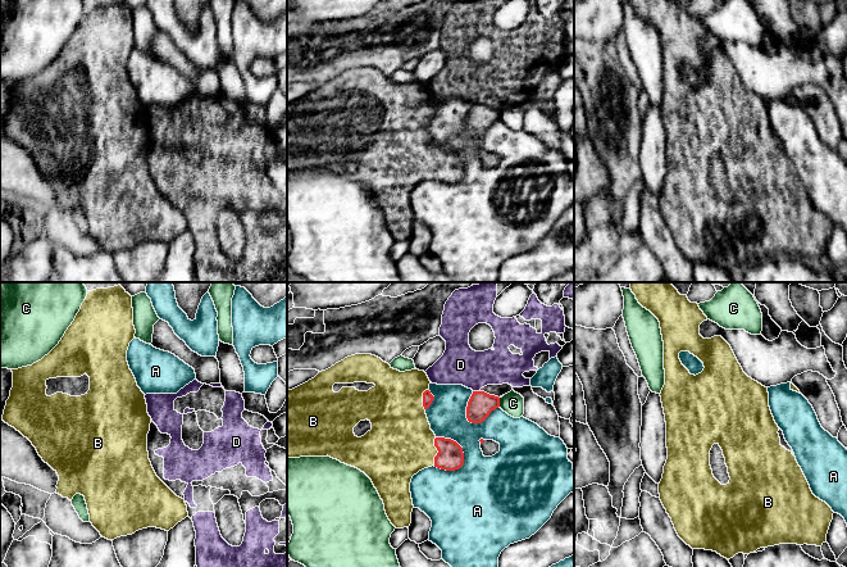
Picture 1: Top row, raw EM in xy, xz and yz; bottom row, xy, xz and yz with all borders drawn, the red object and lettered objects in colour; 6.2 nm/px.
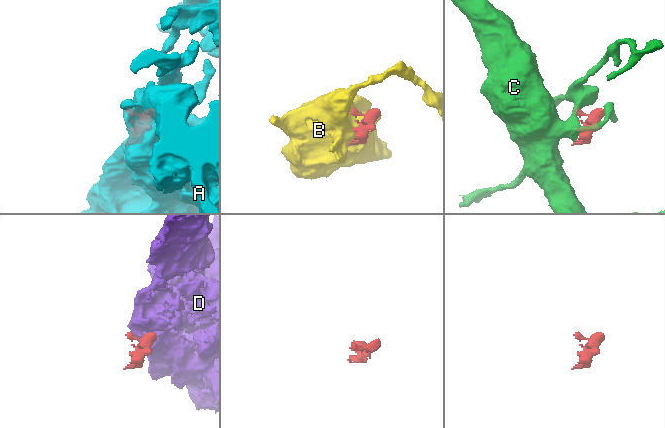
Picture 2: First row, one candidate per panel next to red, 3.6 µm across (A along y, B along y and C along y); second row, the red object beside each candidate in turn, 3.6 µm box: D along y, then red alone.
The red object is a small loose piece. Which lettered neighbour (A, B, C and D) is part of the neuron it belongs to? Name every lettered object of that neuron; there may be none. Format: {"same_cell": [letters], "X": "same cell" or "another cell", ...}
{"same_cell": ["B"], "A": "another cell", "B": "same cell", "C": "another cell", "D": "another cell"}

